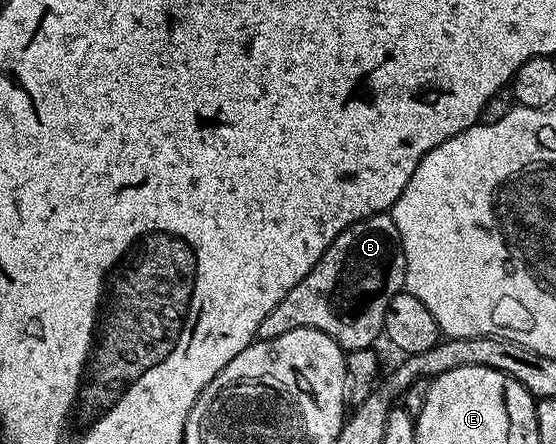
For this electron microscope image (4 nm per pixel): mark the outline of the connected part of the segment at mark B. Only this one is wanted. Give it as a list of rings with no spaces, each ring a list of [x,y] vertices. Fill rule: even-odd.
[[[391,213],[375,214],[369,218],[363,218],[361,222],[355,222],[336,237],[326,248],[326,252],[310,268],[310,272],[258,324],[256,338],[259,341],[274,340],[294,328],[314,328],[318,332],[326,332],[347,352],[350,350],[367,350],[375,347],[376,337],[379,339],[384,333],[384,321],[386,320],[386,308],[390,308],[390,300],[394,300],[396,294],[404,290],[404,249],[400,243],[400,233],[394,224]]]

